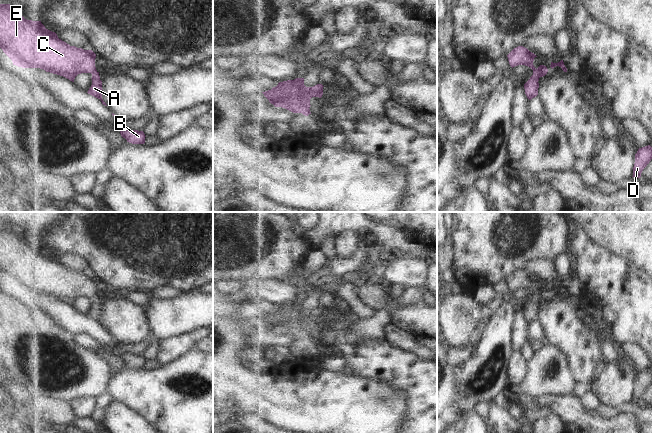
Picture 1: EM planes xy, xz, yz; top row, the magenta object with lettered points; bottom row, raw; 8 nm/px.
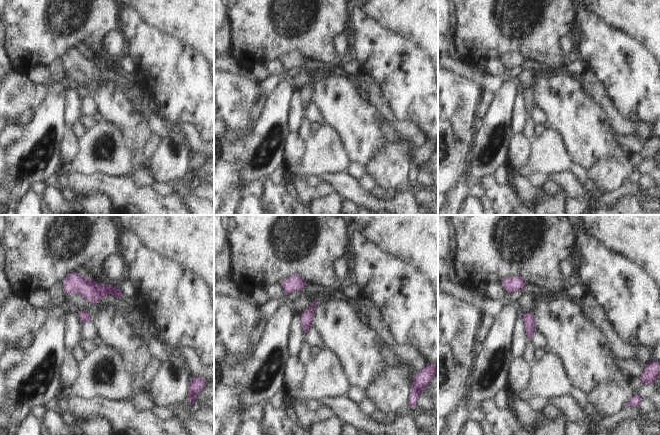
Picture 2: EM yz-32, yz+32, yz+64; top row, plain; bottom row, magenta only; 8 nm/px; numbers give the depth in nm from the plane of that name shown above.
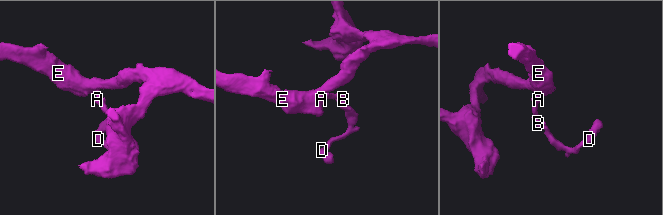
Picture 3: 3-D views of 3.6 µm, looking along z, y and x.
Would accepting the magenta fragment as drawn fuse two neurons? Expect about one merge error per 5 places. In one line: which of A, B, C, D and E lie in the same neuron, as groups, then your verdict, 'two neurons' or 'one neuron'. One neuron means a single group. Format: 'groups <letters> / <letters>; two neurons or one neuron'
groups A B C D E; one neuron

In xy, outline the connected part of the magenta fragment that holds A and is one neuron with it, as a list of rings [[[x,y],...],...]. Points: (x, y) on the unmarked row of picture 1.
[[[0,228],[0,272],[12,284],[13,289],[40,292],[72,306],[78,298],[91,297],[92,309],[87,317],[100,323],[102,328],[107,330],[102,323],[102,305],[95,291],[96,278],[92,274],[70,270],[59,263],[55,256],[46,253],[41,245],[25,243],[18,232],[10,228]]]

